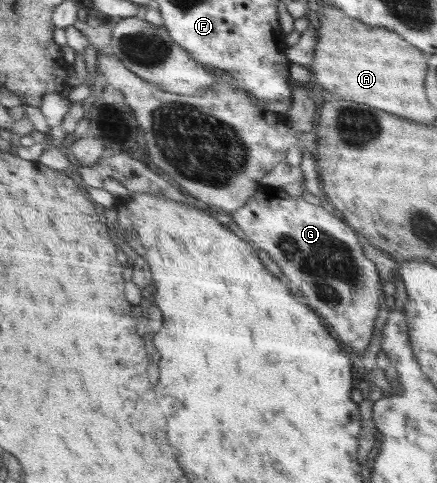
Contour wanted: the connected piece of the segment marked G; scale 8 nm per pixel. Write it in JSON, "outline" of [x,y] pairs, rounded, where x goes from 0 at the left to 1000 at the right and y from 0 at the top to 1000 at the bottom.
{"outline":[[[604,379],[586,393],[563,422],[540,433],[533,470],[556,493],[581,505],[641,551],[654,576],[691,600],[705,634],[719,640],[760,685],[769,704],[785,710],[812,733],[828,733],[842,720],[856,683],[856,663],[870,634],[872,590],[860,547],[847,540],[824,507],[826,491],[815,476],[796,472],[799,464],[773,445],[746,437],[737,424],[716,424],[691,408],[659,402],[652,389]]]}

